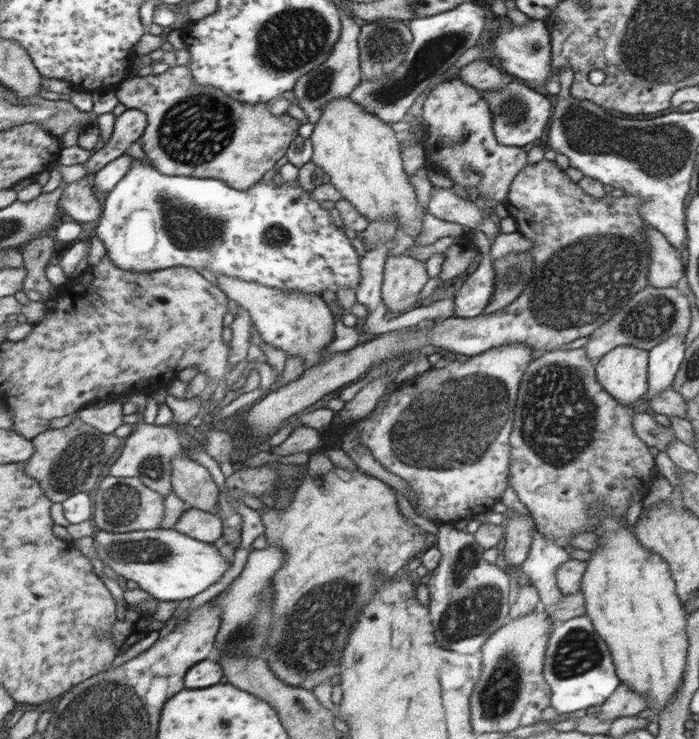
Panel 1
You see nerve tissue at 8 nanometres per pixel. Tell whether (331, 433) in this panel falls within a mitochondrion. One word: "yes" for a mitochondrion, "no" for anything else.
no

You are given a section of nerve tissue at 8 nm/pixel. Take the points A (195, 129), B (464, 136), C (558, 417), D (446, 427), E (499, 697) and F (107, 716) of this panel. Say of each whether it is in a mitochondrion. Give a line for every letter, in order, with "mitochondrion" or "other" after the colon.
A: mitochondrion
B: mitochondrion
C: mitochondrion
D: mitochondrion
E: mitochondrion
F: mitochondrion

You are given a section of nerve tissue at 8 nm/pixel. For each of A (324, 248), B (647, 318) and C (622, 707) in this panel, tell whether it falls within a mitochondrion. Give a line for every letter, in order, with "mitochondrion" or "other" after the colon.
A: other
B: mitochondrion
C: other

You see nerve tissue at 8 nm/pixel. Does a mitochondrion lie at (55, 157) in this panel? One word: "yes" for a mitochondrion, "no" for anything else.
no

